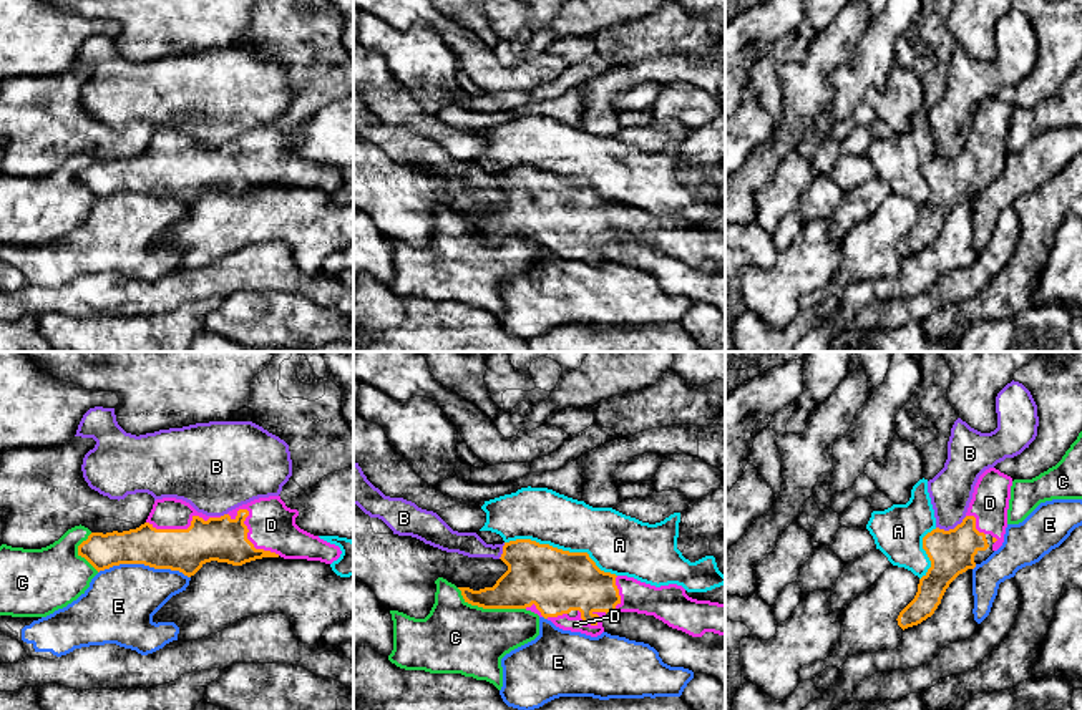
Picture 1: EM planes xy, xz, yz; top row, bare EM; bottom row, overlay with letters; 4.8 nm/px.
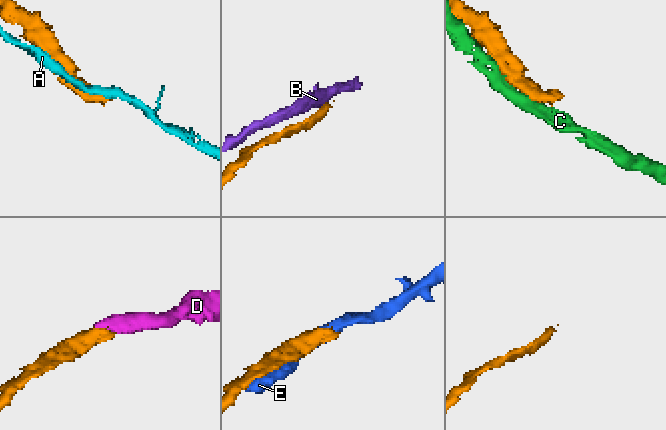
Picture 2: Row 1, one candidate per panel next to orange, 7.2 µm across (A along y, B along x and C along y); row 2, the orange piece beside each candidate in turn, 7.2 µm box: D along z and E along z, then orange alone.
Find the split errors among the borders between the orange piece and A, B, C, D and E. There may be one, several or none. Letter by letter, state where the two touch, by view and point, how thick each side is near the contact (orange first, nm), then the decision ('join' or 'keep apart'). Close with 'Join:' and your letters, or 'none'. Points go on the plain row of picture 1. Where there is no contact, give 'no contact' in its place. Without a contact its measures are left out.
A: meets orange in xz at (561, 178); 320 nm thick on the orange side, 260 nm on the other; keep apart
B: meets orange in yz at (951, 158); 220 nm thick on the orange side, 220 nm on the other; keep apart
C: meets orange in xz at (490, 236); 260 nm thick on the orange side, 360 nm on the other; keep apart
D: meets orange in xy at (248, 160); 220 nm thick on the orange side, 220 nm on the other; join
E: meets orange in xy at (145, 193); 200 nm thick on the orange side, 340 nm on the other; keep apart
Join: D

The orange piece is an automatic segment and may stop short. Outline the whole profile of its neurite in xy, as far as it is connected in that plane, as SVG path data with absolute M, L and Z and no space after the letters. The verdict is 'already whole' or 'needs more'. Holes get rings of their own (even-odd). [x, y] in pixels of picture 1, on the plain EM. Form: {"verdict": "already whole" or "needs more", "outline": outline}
{"verdict": "needs more", "outline": "M280 124L259 126L224 144L206 144L189 131L176 126L156 128L144 153L129 159L91 161L78 174L98 201L119 192L144 192L154 197L179 199L194 204L206 191L217 189L232 194L262 186L307 187L332 192L342 182L340 176L314 164L295 153L297 138L290 138Z"}

